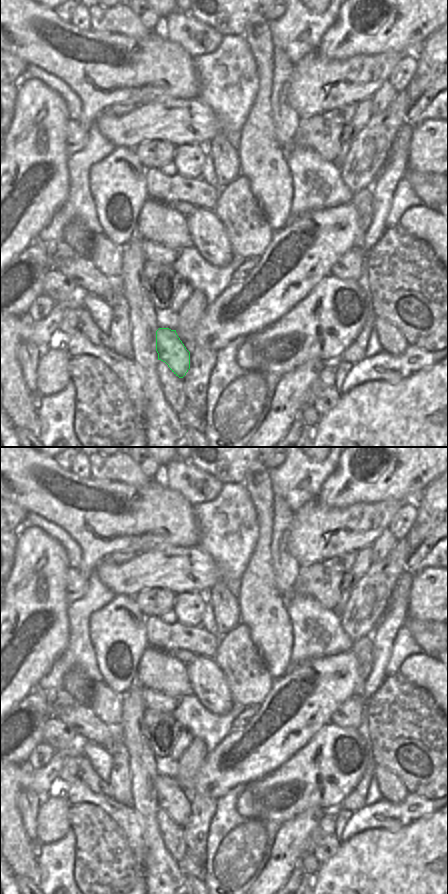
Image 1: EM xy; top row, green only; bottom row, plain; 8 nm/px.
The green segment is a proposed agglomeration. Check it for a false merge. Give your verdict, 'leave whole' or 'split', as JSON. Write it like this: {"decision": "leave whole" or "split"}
{"decision": "leave whole"}

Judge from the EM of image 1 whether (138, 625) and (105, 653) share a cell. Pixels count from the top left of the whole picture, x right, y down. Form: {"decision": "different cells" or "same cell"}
{"decision": "same cell"}

